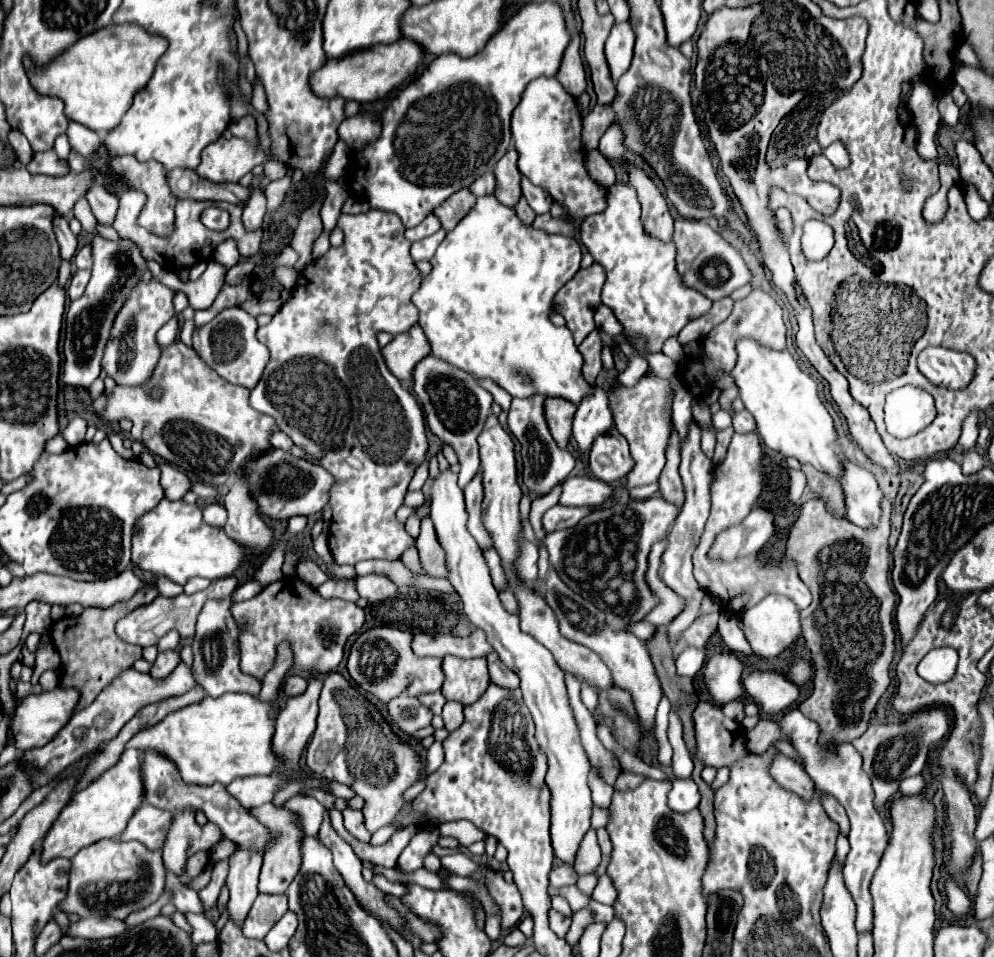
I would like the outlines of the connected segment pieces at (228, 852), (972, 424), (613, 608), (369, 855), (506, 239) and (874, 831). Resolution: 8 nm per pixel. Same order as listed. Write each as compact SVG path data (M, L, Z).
M222 838L222 840L210 850L210 854L212 854L214 860L228 860L228 858L236 852L236 848L238 848L238 846L236 846L232 840Z
M972 412L962 426L962 436L958 440L958 446L962 446L964 450L970 450L976 444L976 438L978 438L978 414Z
M522 495L519 503L524 536L534 542L538 548L548 550L548 562L558 572L560 580L582 598L596 604L604 614L606 622L624 630L630 622L640 622L656 604L656 598L650 594L644 574L646 574L646 558L650 546L668 536L670 526L678 518L680 508L662 500L660 496L652 496L648 500L630 500L628 504L616 502L610 508L590 512L576 526L546 534L544 540L534 536L529 522L532 495Z
M328 810L330 814L330 824L332 828L352 846L352 850L356 852L356 856L360 860L368 860L368 862L374 862L374 864L382 864L386 868L392 868L400 856L400 852L406 848L406 844L410 842L410 838L414 836L414 832L418 828L404 828L402 832L394 834L386 844L382 846L370 846L370 844L364 844L360 840L356 840L344 826L342 826L342 812L340 810Z
M492 194L478 198L474 208L446 234L430 260L432 272L412 296L412 302L420 310L420 326L432 344L432 354L478 380L488 378L496 382L512 398L542 394L578 404L578 400L592 392L592 386L582 378L582 354L578 352L570 330L556 328L550 320L550 310L554 294L576 276L580 260L582 252L574 238L524 226L514 208L500 204Z
M790 710L784 714L780 720L780 728L790 736L792 746L800 752L804 758L804 770L808 776L814 780L816 788L826 788L832 796L838 798L838 802L844 806L848 818L850 818L850 832L848 832L848 842L850 842L850 852L846 856L846 866L844 866L844 882L846 888L850 890L858 914L856 914L856 930L866 932L872 930L872 896L870 896L870 880L878 868L878 860L882 860L882 852L886 850L888 844L888 832L884 826L884 820L874 812L872 800L874 800L874 790L870 784L870 778L862 770L862 756L852 744L840 744L836 748L836 754L824 754L818 746L818 726L808 720L800 710Z

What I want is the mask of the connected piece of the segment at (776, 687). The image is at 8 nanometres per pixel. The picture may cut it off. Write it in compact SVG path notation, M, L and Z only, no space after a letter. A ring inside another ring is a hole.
M754 670L744 680L744 692L766 714L782 714L798 698L798 686L772 670Z

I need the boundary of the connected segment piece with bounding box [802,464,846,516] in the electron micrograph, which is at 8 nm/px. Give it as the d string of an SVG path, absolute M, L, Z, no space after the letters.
M804 464L802 466L802 472L806 474L808 478L808 486L812 488L812 492L816 492L818 496L826 496L832 504L832 508L836 510L838 516L846 516L846 508L844 508L844 498L842 498L842 488L838 484L836 478L832 478L830 474L826 472L820 472L816 470L814 466L810 464Z

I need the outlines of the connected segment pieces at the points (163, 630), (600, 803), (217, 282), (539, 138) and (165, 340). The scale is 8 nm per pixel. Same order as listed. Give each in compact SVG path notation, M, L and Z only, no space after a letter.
M228 576L228 578L222 578L222 580L216 580L212 582L206 590L202 592L196 592L192 596L188 594L180 594L176 598L164 598L164 596L156 596L150 604L144 604L142 608L136 608L134 612L126 614L122 620L118 620L116 624L116 632L118 636L124 640L124 642L130 642L130 644L138 644L142 648L146 646L156 646L158 640L162 636L166 636L170 630L178 630L180 632L180 638L192 638L194 632L196 632L196 620L198 620L198 614L202 610L202 606L208 602L208 600L222 600L226 596L230 596L238 586L238 580L234 576Z
M590 772L588 784L590 784L590 790L592 790L592 802L594 802L594 806L608 808L610 806L610 798L614 794L614 788L608 786L604 780L594 778L594 772Z
M152 260L148 262L148 270L152 272L152 276L160 278L162 284L166 284L174 290L186 292L188 302L194 310L208 310L214 304L214 300L226 286L226 274L228 274L228 268L220 266L214 260L208 262L208 268L204 270L204 274L198 280L190 280L190 282L180 282L174 272L164 272L164 268Z
M540 76L532 80L520 104L512 114L512 138L518 150L518 168L532 184L544 188L552 200L564 208L564 212L574 220L584 220L586 216L606 210L608 190L594 182L584 166L584 146L582 146L582 114L578 110L576 98L570 96L556 78Z
M172 318L158 330L158 344L168 346L170 342L174 342L178 338L178 334L180 334L180 322L178 322L178 318Z

